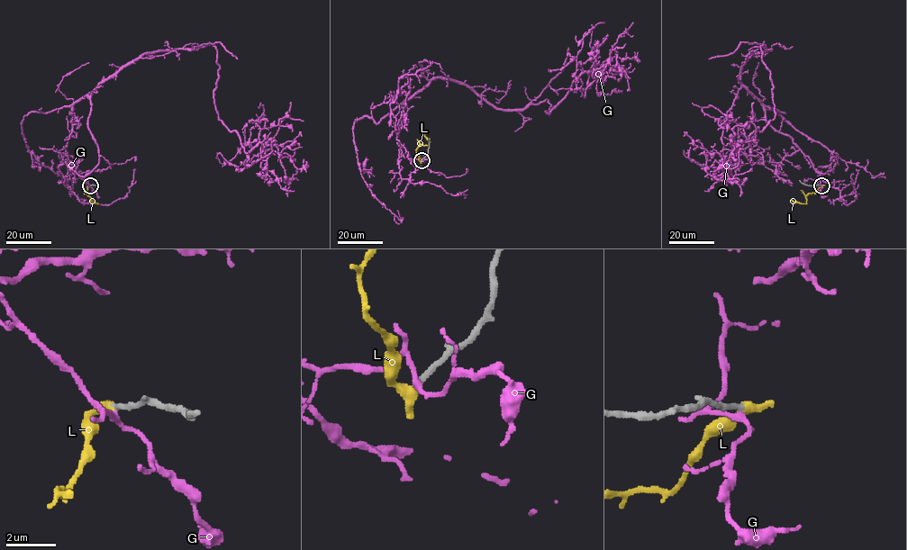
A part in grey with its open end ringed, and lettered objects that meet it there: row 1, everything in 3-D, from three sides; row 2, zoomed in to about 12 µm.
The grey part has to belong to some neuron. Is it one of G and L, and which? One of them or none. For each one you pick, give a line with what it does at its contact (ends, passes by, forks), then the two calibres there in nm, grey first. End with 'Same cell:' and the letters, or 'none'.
L: It passes by. Thickness 240 nm (grey) against 320 nm
Same cell: L

